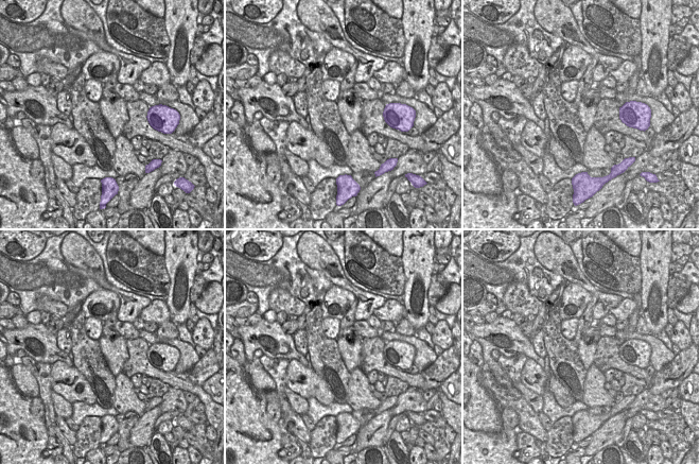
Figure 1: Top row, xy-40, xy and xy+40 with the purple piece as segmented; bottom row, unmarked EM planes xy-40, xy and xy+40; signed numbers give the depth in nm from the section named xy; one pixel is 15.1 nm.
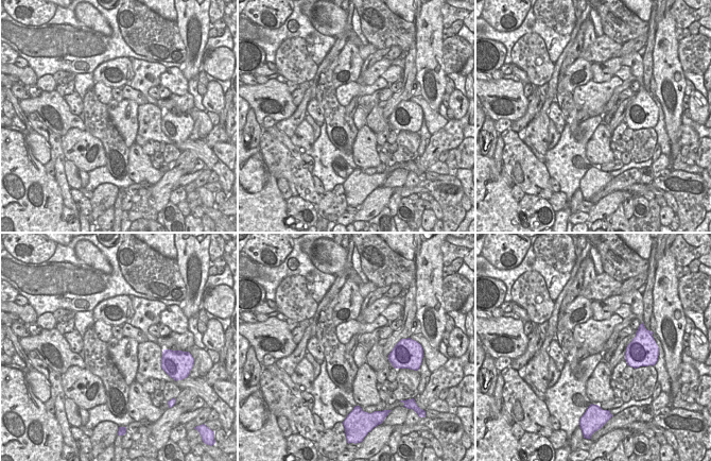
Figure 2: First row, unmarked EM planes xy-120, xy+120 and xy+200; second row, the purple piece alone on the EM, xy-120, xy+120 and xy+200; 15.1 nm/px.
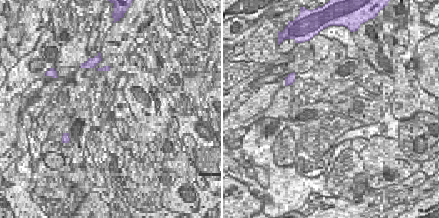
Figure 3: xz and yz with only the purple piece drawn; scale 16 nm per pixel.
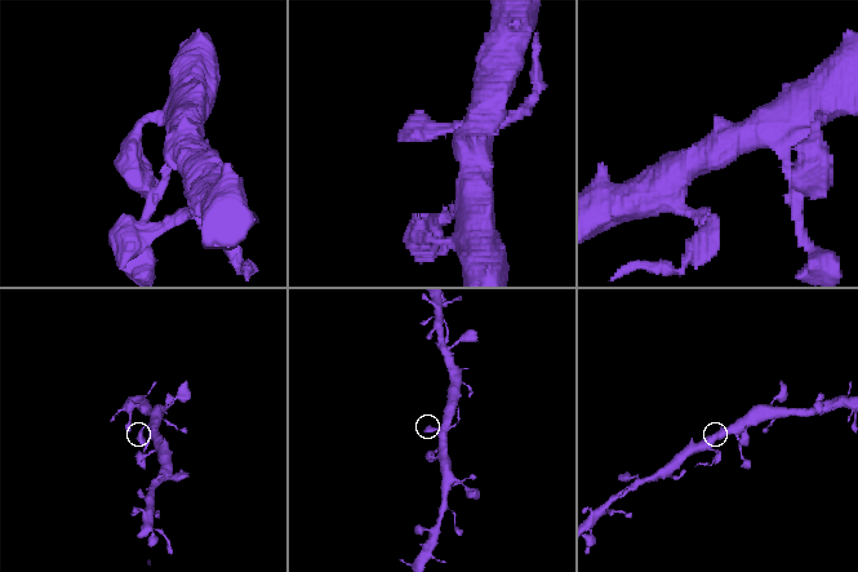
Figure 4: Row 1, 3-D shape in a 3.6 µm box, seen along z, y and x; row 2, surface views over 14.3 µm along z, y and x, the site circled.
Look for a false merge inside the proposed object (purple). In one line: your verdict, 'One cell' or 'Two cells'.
One cell

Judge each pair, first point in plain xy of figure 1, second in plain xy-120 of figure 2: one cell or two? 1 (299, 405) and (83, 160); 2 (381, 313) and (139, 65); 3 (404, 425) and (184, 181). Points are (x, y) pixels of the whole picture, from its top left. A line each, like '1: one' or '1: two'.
1: two
2: two
3: two

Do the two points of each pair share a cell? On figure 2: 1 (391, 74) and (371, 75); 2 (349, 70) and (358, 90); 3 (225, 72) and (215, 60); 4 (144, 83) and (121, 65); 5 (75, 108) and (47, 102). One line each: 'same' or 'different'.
1: different
2: different
3: same
4: different
5: different

